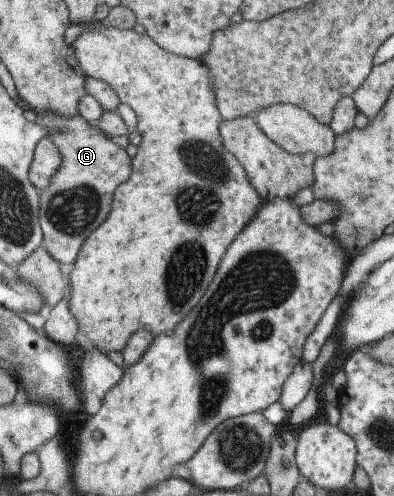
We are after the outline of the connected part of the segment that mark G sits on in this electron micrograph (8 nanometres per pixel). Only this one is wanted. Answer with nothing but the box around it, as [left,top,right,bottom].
[36,113,134,265]

